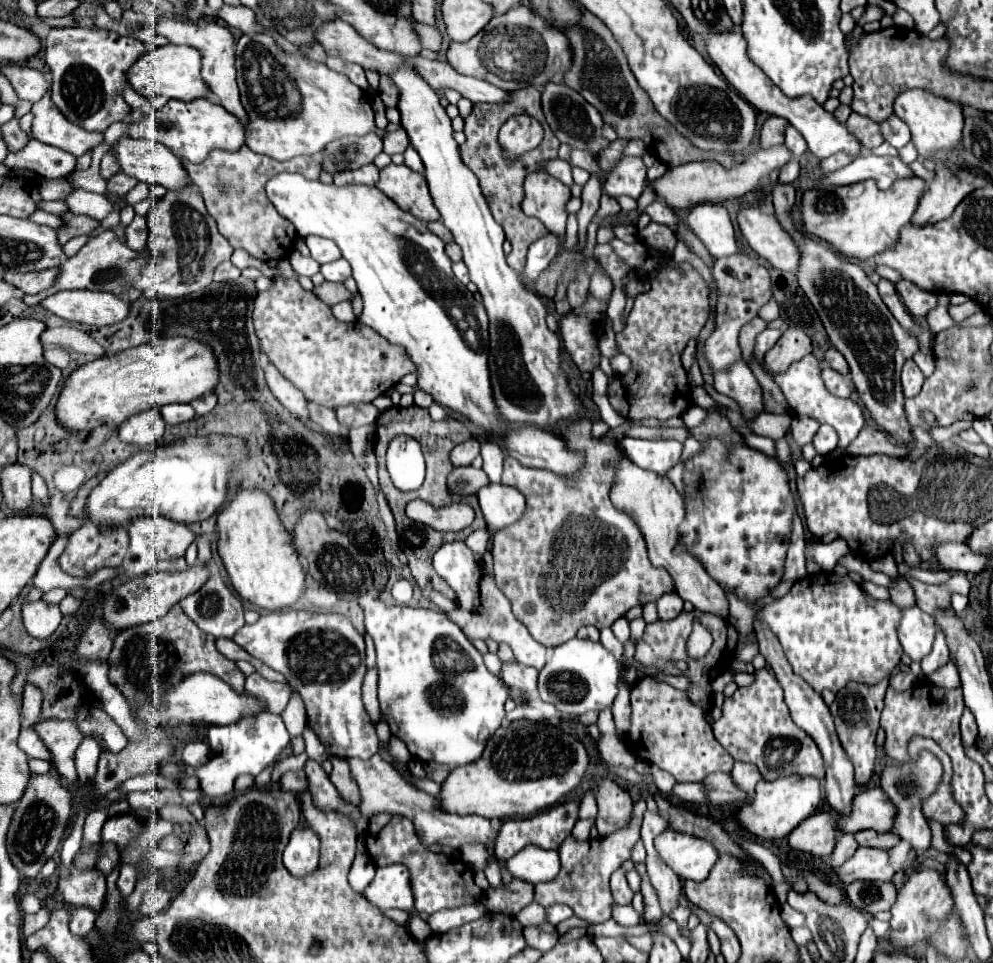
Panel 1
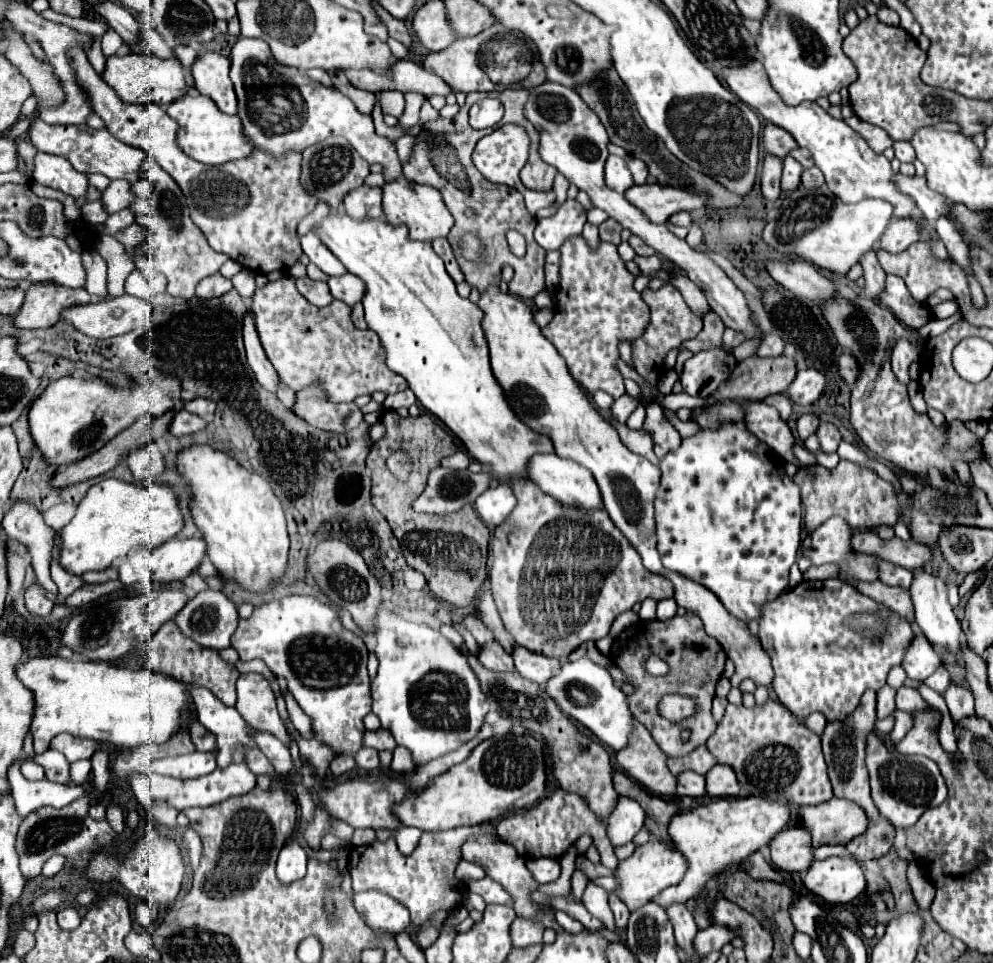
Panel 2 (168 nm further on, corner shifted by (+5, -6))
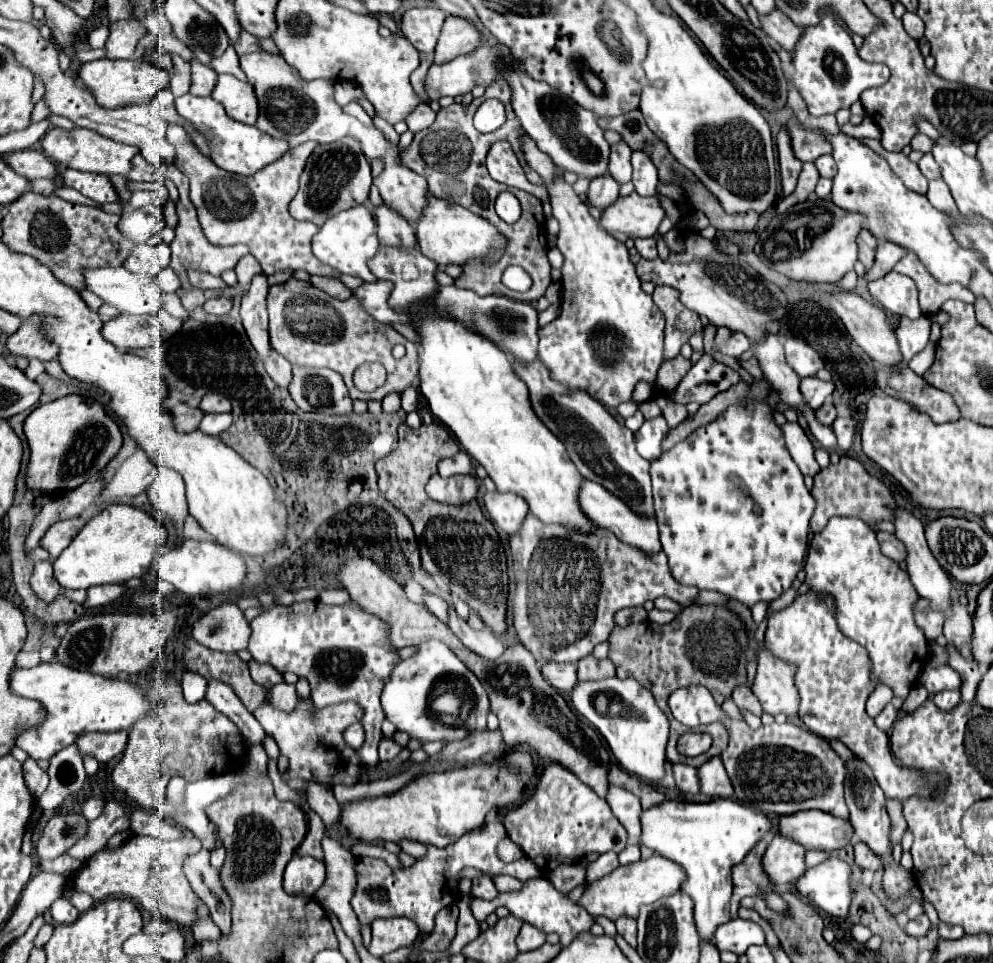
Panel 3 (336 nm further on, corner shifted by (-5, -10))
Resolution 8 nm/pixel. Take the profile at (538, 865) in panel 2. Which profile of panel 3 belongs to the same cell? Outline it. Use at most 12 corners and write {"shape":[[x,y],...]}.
{"shape":[[560,864],[548,880],[570,892],[586,882],[586,868]]}

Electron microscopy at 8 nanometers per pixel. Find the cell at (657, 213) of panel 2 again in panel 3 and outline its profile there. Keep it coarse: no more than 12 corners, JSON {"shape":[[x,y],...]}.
{"shape":[[632,192],[604,210],[600,226],[626,242],[656,236],[666,212]]}

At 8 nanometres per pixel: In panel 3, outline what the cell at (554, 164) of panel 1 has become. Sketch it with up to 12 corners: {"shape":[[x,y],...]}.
{"shape":[[612,176],[590,182],[586,204],[604,210],[618,200]]}

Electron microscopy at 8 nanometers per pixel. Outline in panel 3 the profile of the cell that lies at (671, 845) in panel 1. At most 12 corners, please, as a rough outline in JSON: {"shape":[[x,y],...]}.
{"shape":[[654,854],[588,884],[592,916],[636,918],[680,890],[686,872]]}

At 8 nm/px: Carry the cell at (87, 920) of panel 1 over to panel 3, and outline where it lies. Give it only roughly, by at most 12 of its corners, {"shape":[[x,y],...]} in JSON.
{"shape":[[56,900],[50,908],[54,922],[70,924],[76,908],[66,900]]}

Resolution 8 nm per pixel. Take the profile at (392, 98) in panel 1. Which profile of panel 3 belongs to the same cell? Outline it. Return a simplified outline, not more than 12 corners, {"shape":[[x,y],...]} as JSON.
{"shape":[[428,104],[418,106],[406,116],[410,132],[428,128],[436,118]]}

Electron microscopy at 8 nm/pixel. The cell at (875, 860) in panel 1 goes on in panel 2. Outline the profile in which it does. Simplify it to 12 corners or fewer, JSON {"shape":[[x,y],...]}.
{"shape":[[850,854],[810,864],[802,882],[828,904],[866,888]]}

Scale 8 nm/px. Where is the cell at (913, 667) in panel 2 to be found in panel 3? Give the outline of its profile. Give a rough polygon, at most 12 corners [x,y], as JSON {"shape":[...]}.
{"shape":[[926,666],[918,682],[930,694],[960,688],[950,666]]}

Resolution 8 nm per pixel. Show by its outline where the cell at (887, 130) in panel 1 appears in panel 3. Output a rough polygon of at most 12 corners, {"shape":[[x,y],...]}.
{"shape":[[930,154],[920,158],[918,168],[928,180],[940,178],[940,168]]}

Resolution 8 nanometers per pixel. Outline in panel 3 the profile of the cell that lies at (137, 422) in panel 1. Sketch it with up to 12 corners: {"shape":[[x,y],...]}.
{"shape":[[158,468],[148,496],[156,510],[178,524],[188,516],[184,482],[170,468]]}

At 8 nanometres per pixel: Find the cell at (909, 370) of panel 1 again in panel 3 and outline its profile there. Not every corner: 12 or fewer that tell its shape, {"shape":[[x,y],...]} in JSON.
{"shape":[[900,318],[896,328],[902,362],[928,346],[930,320]]}

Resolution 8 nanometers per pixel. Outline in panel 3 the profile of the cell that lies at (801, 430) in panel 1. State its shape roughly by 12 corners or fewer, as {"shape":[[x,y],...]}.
{"shape":[[832,400],[816,410],[820,424],[830,424],[836,420],[836,408]]}

